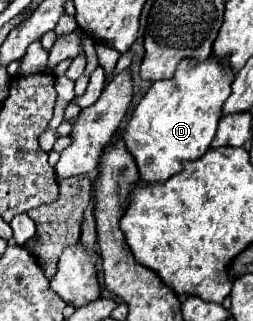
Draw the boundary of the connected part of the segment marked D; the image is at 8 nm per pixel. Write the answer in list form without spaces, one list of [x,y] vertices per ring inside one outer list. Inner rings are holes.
[[[210,57],[198,65],[190,65],[190,59],[184,59],[174,79],[152,83],[148,93],[134,107],[122,133],[122,141],[134,157],[142,181],[166,181],[182,171],[184,161],[196,161],[208,151],[232,81],[234,73]]]

